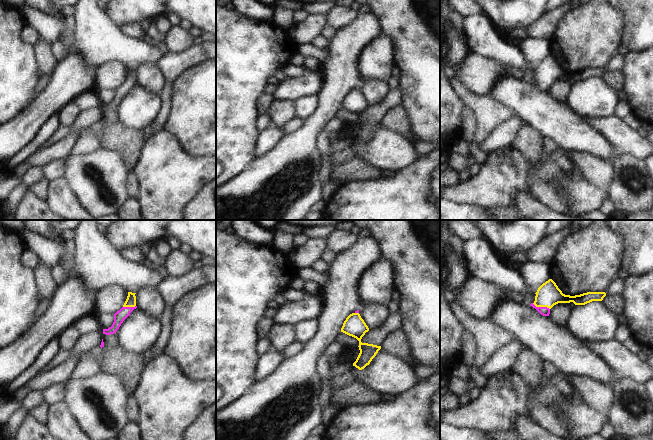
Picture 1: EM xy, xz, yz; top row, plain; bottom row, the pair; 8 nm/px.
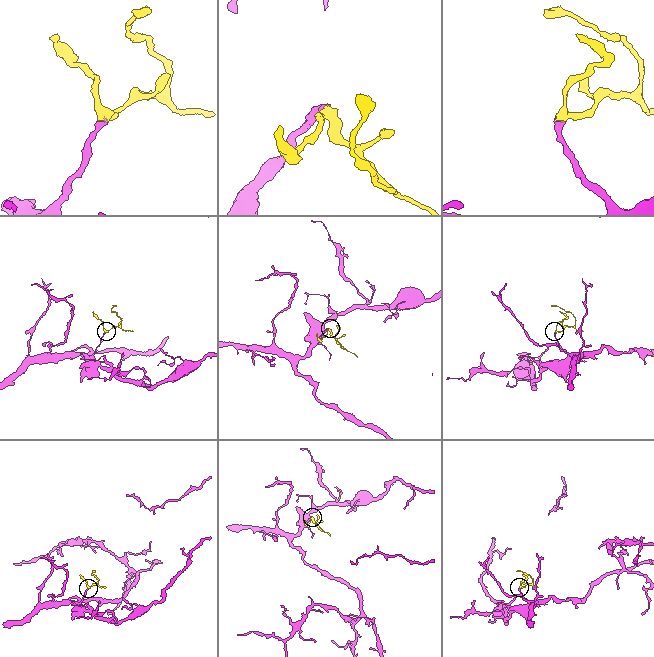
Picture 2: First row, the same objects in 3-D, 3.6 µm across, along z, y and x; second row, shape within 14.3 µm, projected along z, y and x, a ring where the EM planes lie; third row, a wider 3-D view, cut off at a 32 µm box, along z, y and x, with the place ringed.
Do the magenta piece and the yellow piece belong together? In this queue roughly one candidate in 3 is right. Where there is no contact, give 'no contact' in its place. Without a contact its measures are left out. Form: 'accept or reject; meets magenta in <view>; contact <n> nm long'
accept; meets magenta in yz; contact 150 nm long

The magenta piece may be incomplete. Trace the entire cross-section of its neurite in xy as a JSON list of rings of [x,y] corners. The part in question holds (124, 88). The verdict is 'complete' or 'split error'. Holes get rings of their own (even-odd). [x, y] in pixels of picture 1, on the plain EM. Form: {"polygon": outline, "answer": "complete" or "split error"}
{"polygon": [[[128,68],[127,75],[123,83],[114,90],[114,98],[108,105],[103,105],[103,110],[110,111],[117,108],[123,97],[130,91],[130,89],[137,84],[136,69]]], "answer": "split error"}

